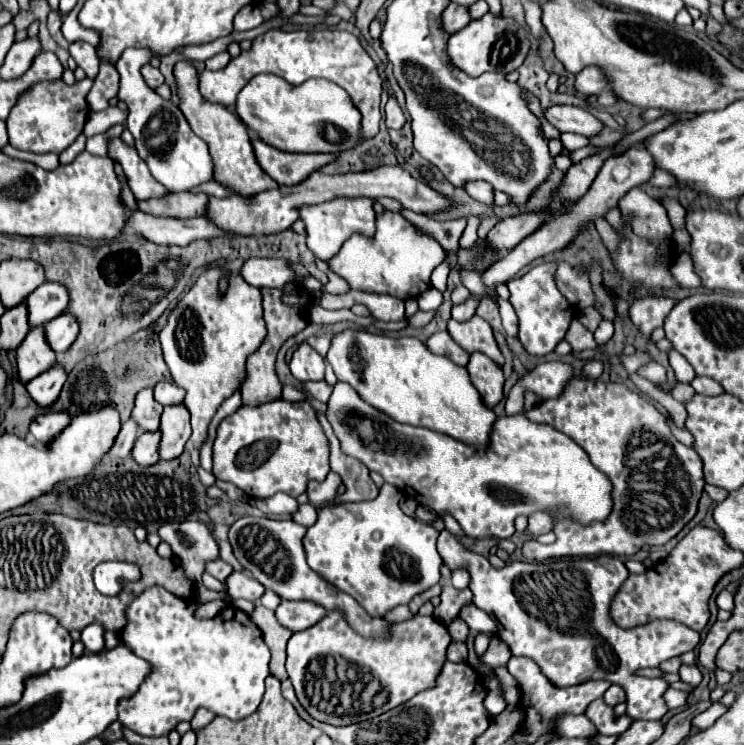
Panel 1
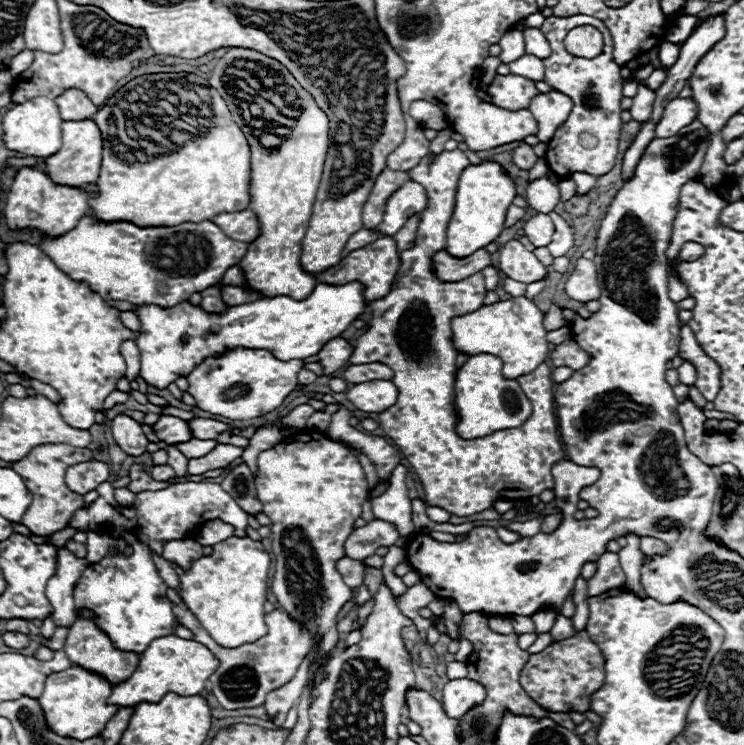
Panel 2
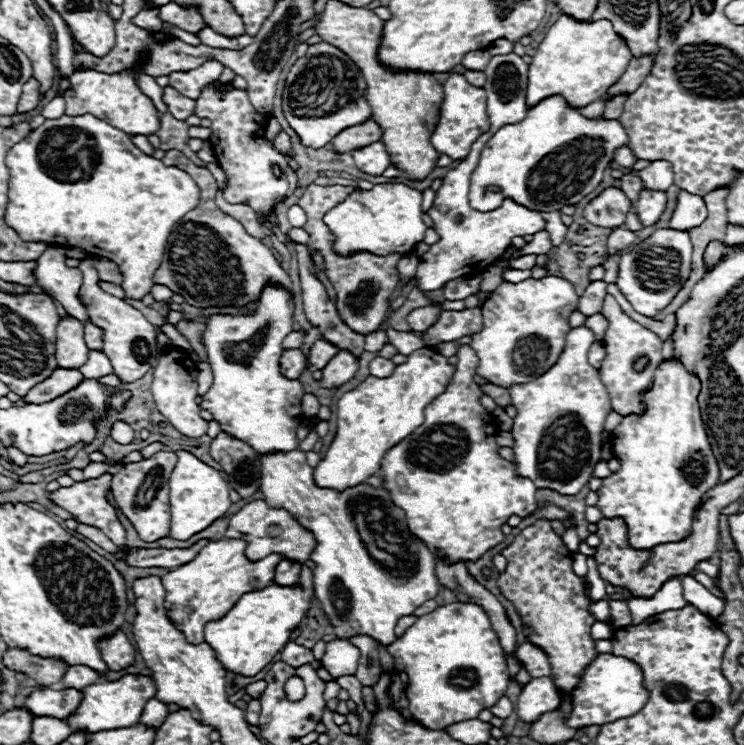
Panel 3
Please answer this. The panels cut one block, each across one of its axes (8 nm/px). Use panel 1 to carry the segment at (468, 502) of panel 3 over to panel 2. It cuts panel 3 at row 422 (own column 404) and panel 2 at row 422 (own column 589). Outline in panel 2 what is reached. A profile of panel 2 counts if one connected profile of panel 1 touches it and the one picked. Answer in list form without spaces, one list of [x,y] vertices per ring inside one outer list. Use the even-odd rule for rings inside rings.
[[[478,354],[470,356],[466,364],[456,372],[454,410],[460,418],[456,424],[456,434],[460,434],[464,440],[472,440],[488,436],[496,430],[522,426],[528,420],[532,406],[520,384],[502,376],[502,360],[498,356]],[[522,408],[526,408],[526,412],[522,412]]]

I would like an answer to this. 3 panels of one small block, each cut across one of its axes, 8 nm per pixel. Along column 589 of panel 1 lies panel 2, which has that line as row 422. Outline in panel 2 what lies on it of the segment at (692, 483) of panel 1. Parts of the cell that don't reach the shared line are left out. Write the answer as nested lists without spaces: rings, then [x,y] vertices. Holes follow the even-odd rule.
[[[456,148],[440,156],[430,154],[408,170],[410,180],[420,182],[428,190],[428,206],[422,212],[414,248],[400,252],[402,264],[392,290],[384,298],[368,304],[372,310],[370,328],[356,340],[350,356],[350,364],[384,362],[392,368],[398,400],[392,408],[378,414],[378,424],[418,474],[426,492],[426,504],[444,508],[456,516],[482,512],[502,498],[526,500],[540,496],[544,490],[552,490],[552,462],[564,458],[554,418],[554,382],[546,362],[518,378],[524,394],[532,402],[528,422],[496,432],[494,438],[486,436],[476,440],[462,440],[454,430],[456,416],[452,400],[458,352],[452,344],[450,320],[452,316],[480,308],[486,296],[486,284],[482,272],[460,282],[440,282],[432,272],[432,256],[446,248],[446,228],[454,212],[456,184],[468,164],[464,152]]]

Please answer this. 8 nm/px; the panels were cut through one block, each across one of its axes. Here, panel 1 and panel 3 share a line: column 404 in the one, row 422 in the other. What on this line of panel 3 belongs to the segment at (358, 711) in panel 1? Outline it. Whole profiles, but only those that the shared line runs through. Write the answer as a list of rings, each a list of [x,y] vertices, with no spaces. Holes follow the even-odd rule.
[[[662,362],[654,374],[654,388],[644,394],[644,414],[624,416],[610,434],[610,446],[620,462],[620,470],[612,472],[608,478],[602,478],[596,506],[602,510],[604,518],[622,518],[626,522],[628,542],[632,548],[650,550],[658,544],[684,540],[688,534],[692,534],[692,516],[704,492],[718,484],[720,470],[700,418],[698,388],[700,384],[694,374],[688,374],[676,362]]]

